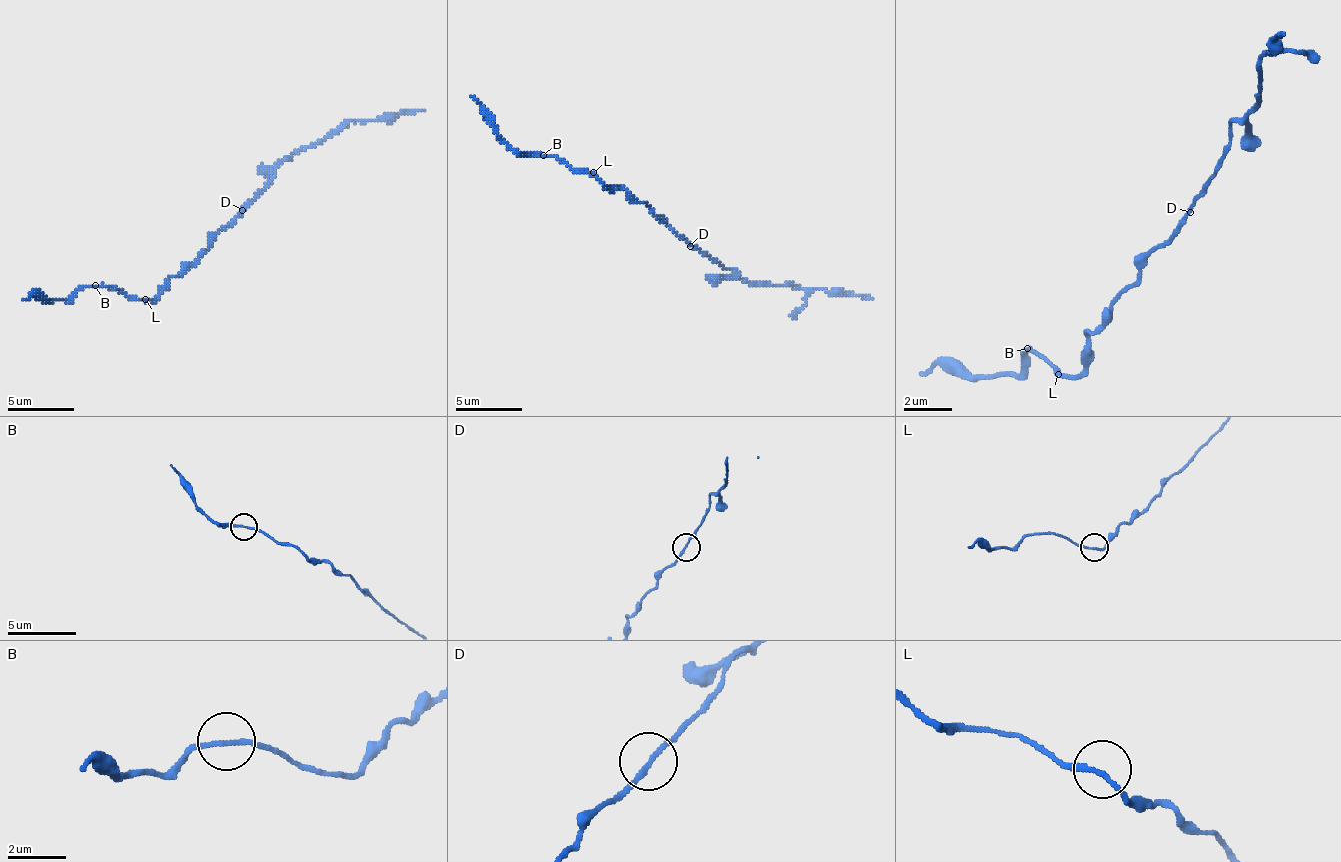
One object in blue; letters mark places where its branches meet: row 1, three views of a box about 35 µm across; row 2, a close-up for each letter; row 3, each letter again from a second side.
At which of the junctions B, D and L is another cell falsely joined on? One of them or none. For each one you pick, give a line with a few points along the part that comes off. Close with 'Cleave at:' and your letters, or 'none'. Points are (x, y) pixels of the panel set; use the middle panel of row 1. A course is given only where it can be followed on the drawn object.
Cleave at: none

